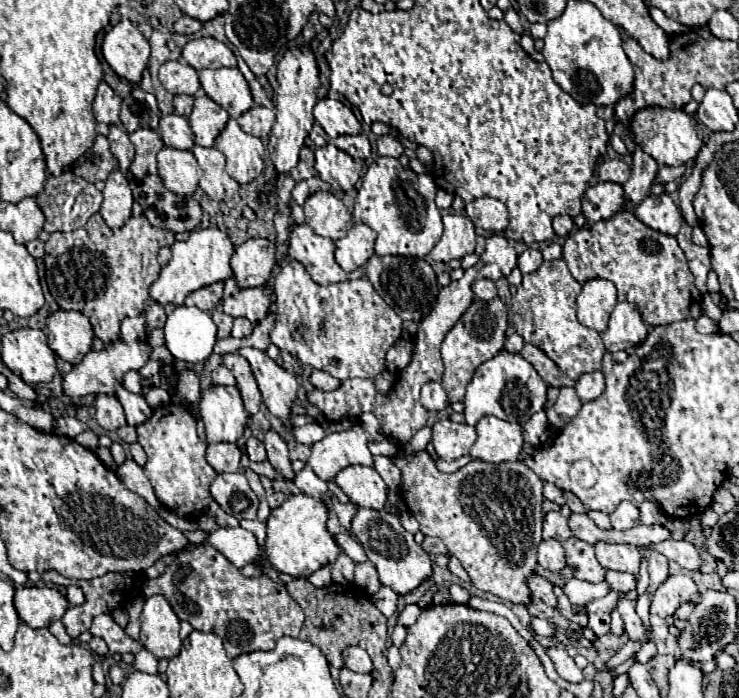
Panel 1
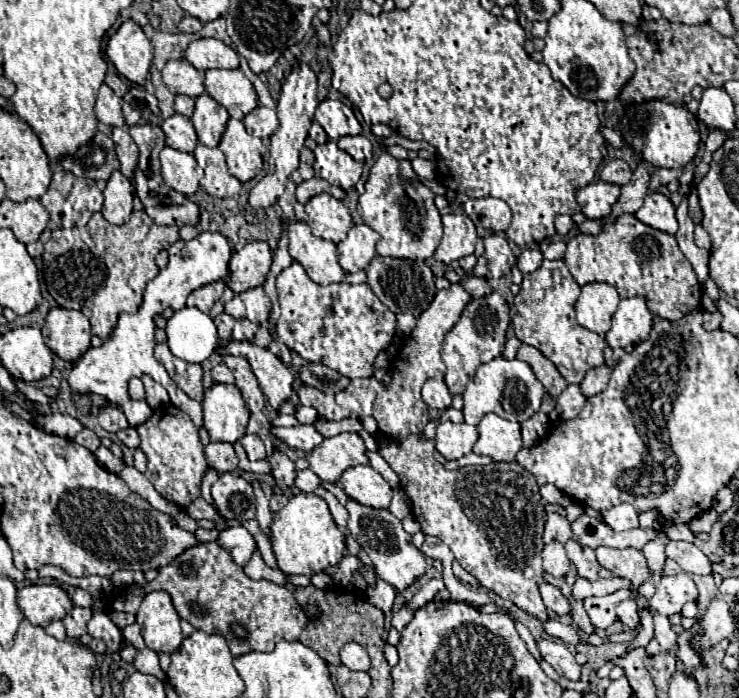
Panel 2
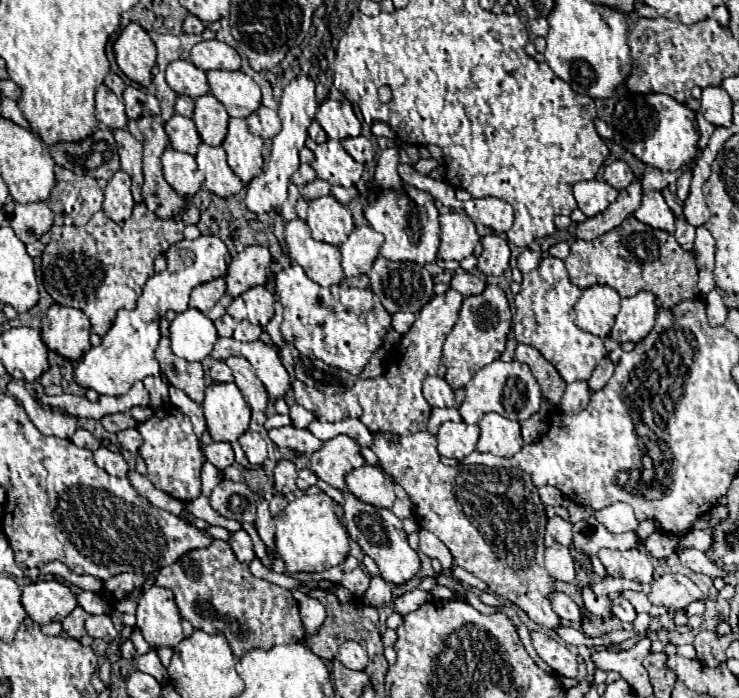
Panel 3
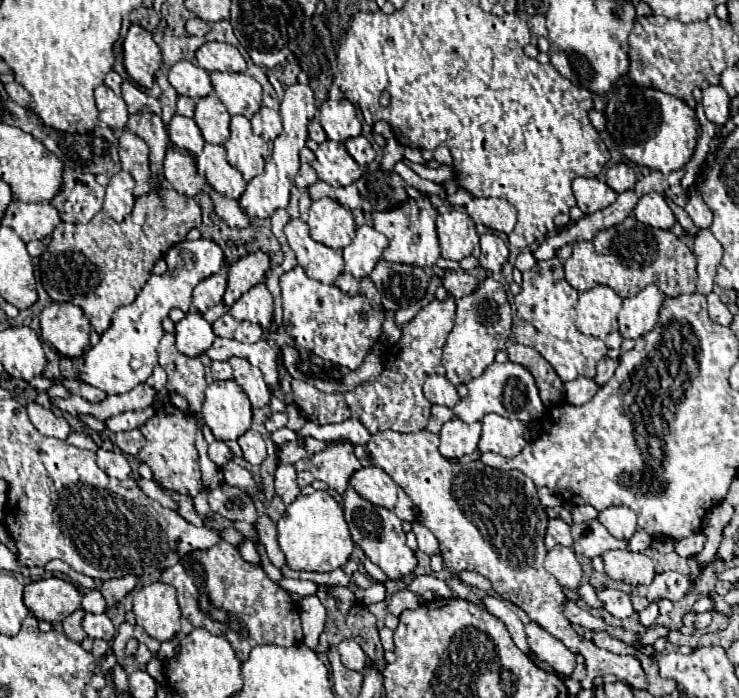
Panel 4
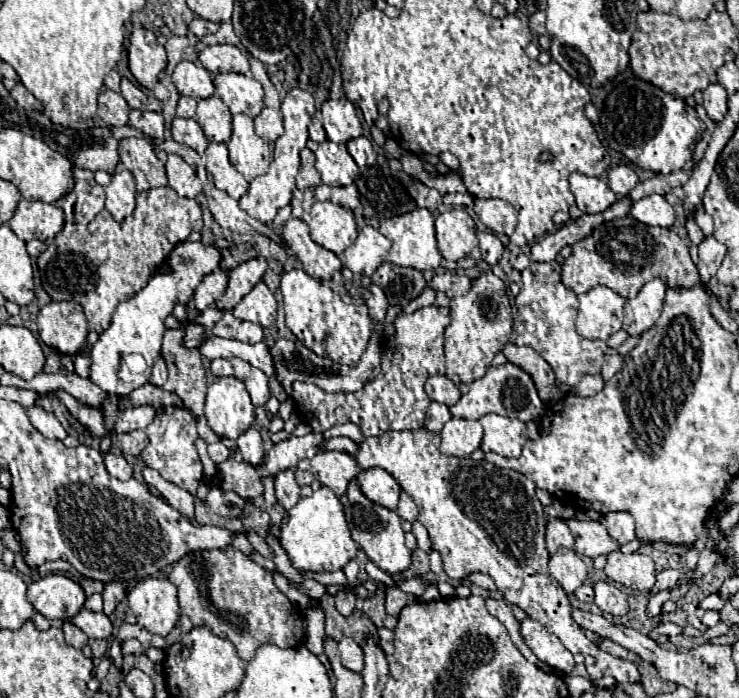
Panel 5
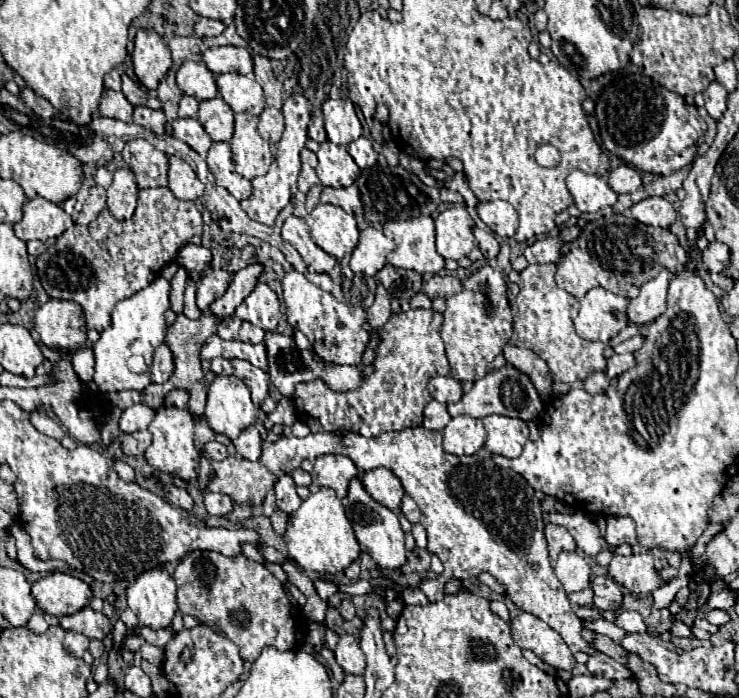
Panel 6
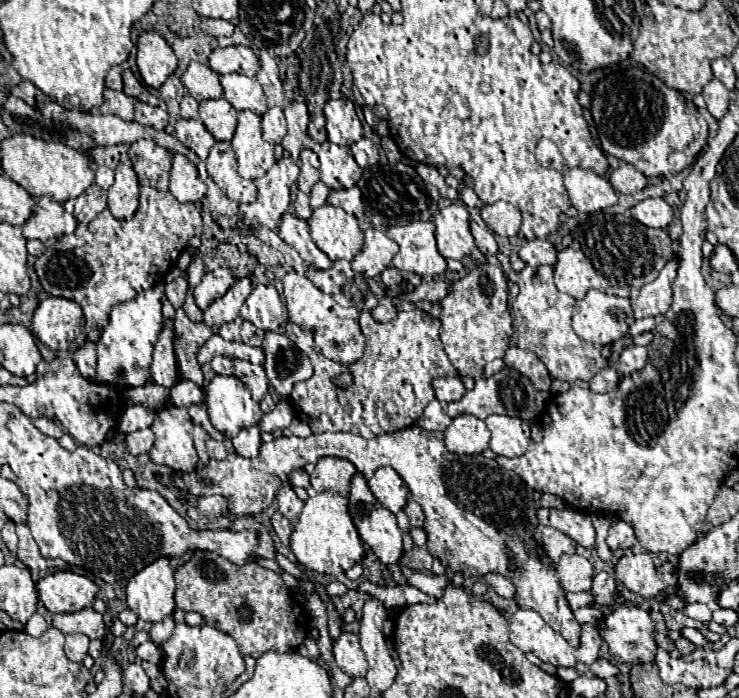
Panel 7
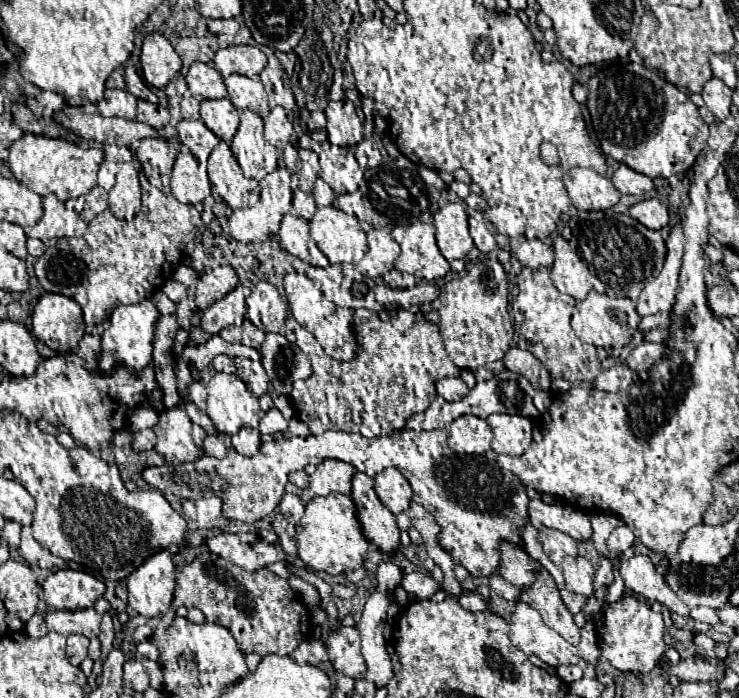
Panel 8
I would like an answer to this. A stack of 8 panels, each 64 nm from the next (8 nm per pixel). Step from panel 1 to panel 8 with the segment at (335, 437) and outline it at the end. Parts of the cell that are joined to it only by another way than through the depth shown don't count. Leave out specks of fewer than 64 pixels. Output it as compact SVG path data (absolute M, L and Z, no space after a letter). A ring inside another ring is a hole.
M322 460L316 466L316 472L310 476L310 488L318 496L326 496L330 492L350 496L354 472L356 468L352 468L352 464L344 464L342 460Z

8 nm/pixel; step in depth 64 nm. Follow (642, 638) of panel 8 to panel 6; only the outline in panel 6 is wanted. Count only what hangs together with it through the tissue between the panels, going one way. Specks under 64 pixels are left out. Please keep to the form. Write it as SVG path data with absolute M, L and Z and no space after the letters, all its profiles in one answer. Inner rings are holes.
M622 610L616 618L616 624L624 628L626 632L646 632L646 624L638 612L626 612Z

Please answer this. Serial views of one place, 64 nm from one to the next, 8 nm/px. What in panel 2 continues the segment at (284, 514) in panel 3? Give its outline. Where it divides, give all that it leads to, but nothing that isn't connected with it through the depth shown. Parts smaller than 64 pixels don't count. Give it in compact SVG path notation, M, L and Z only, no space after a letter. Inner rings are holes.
M304 492L292 496L288 504L274 514L270 526L270 542L278 568L284 574L318 574L328 566L338 564L346 550L344 534L332 520L328 504L320 496Z

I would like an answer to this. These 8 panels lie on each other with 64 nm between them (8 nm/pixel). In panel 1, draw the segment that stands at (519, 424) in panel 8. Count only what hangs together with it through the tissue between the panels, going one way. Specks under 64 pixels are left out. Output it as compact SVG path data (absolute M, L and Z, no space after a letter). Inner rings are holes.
M484 416L476 424L476 442L470 456L482 462L516 462L522 452L522 428L496 416Z

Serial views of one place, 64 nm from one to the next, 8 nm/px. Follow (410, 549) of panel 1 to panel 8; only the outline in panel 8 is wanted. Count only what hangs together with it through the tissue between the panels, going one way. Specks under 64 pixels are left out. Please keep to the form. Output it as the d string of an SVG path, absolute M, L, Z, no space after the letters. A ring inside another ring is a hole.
M362 472L354 474L352 500L366 540L376 544L384 554L394 556L400 546L400 530L396 526L394 514L380 504L374 492L374 480L370 476Z

